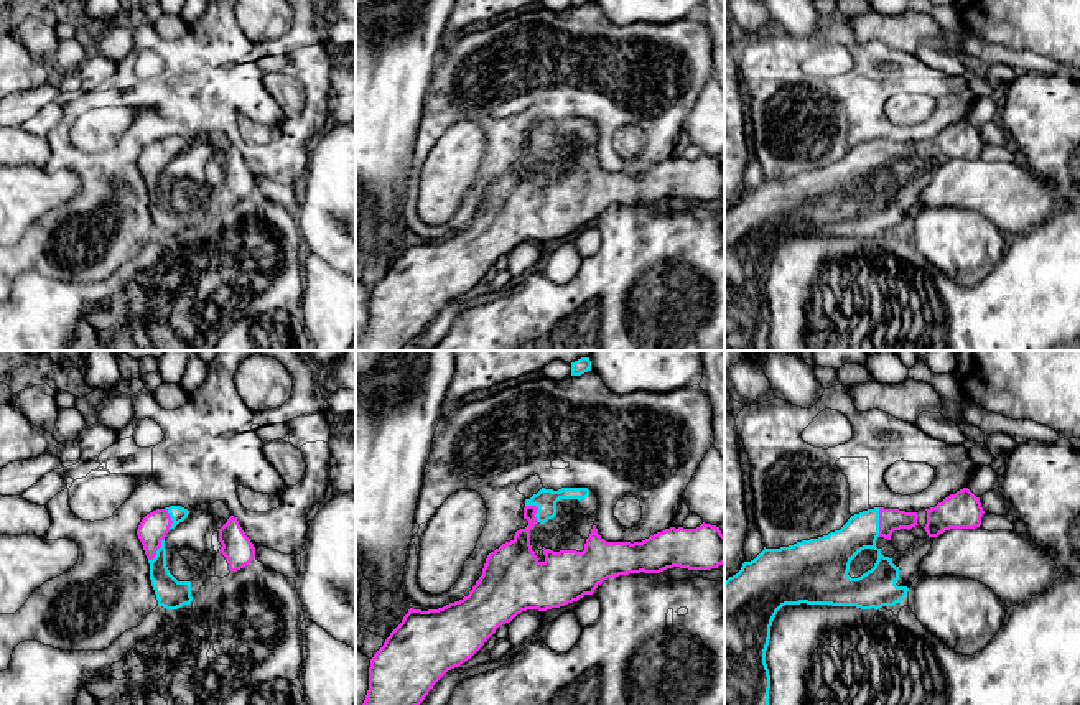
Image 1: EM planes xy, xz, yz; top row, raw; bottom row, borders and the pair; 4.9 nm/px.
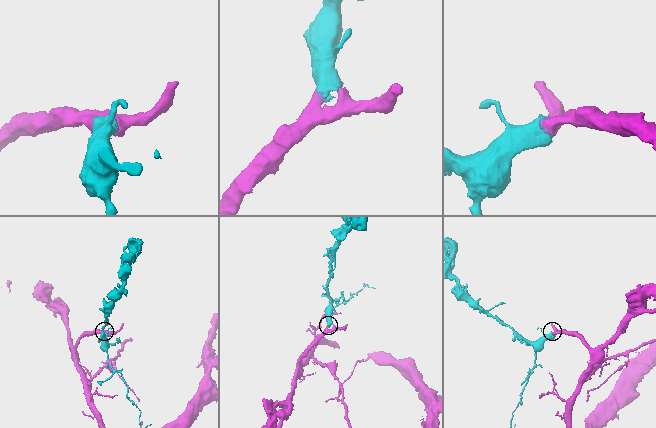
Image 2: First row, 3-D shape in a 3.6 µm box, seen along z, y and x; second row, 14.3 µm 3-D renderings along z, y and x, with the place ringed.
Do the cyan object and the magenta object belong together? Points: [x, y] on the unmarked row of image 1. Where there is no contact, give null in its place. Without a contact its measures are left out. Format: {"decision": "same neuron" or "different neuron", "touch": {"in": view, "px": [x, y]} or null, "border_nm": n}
{"decision": "same neuron", "touch": {"in": "yz", "px": [878, 154]}, "border_nm": 140}

